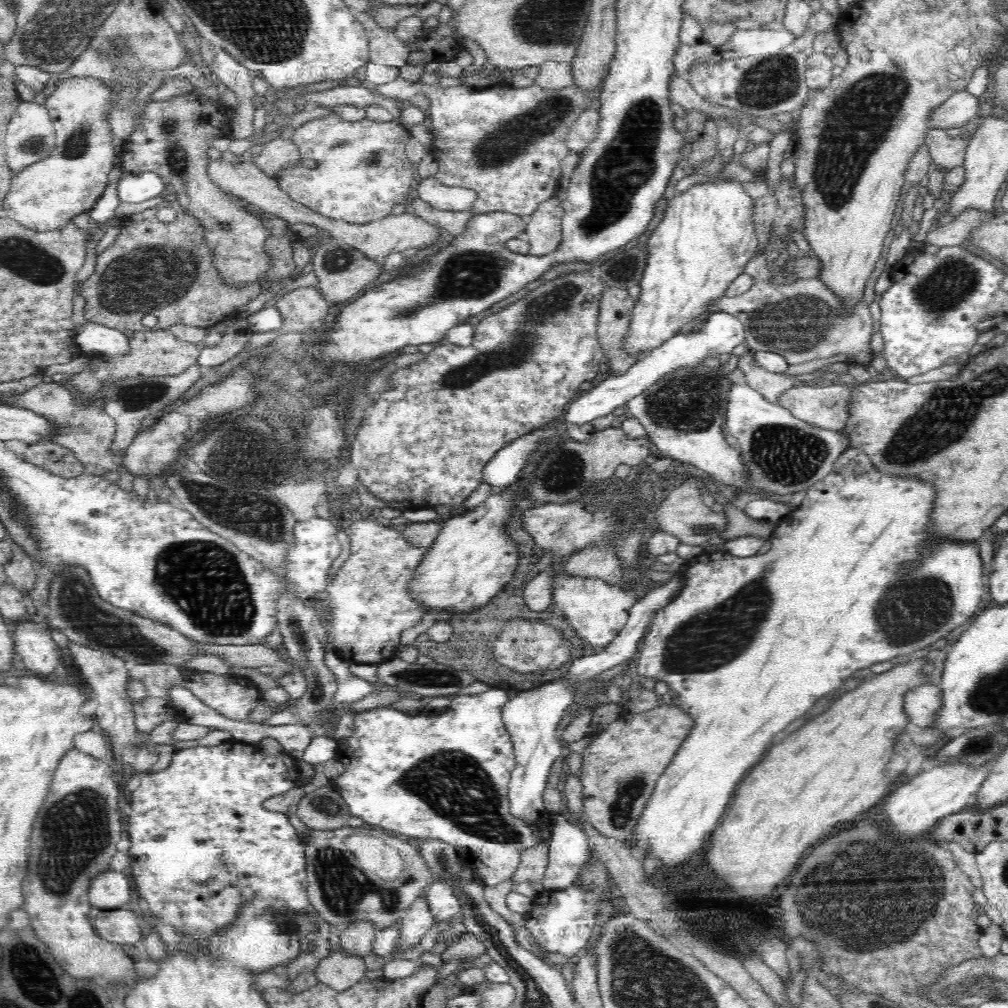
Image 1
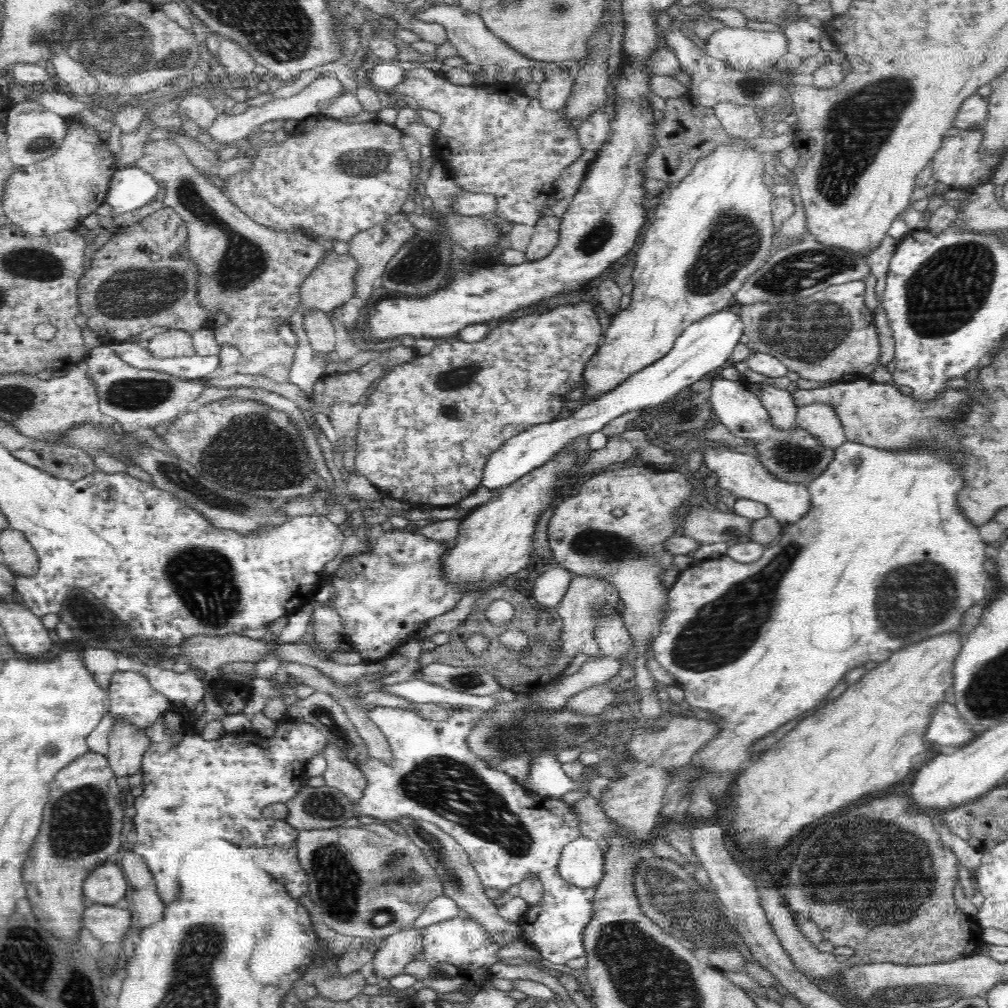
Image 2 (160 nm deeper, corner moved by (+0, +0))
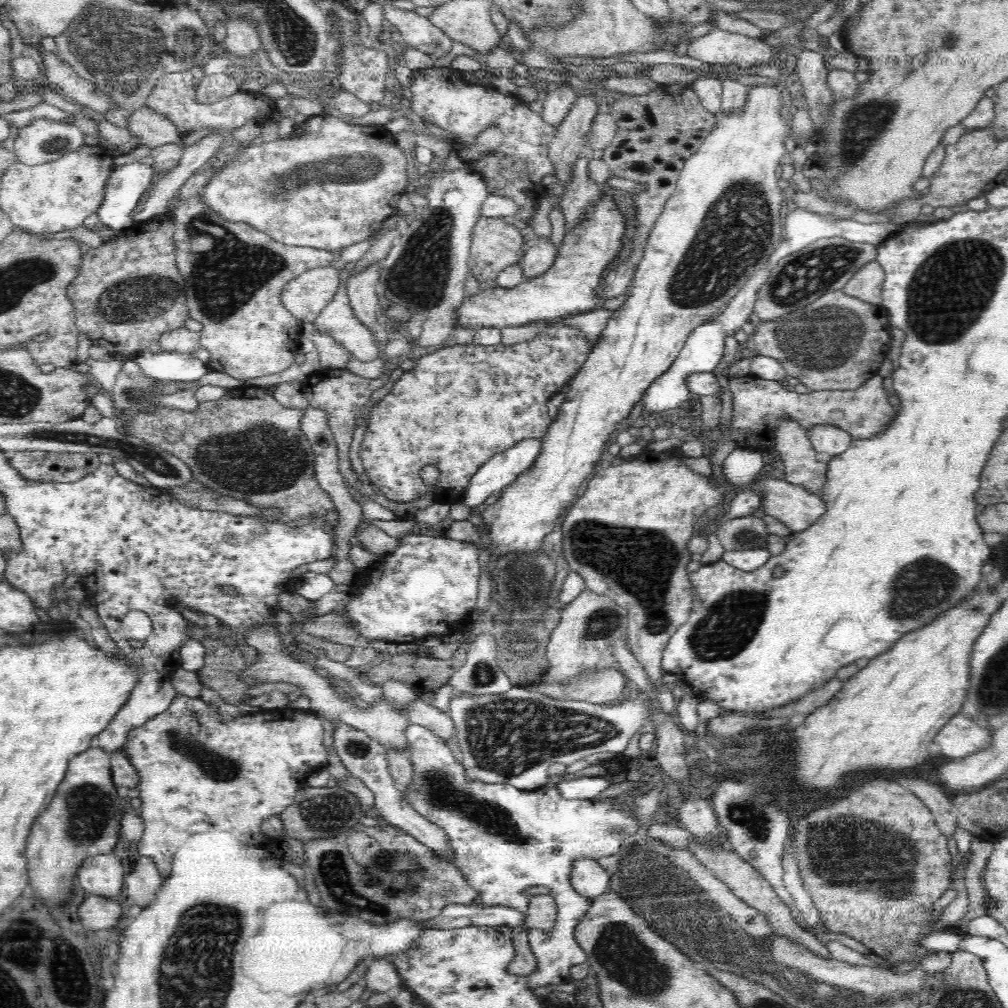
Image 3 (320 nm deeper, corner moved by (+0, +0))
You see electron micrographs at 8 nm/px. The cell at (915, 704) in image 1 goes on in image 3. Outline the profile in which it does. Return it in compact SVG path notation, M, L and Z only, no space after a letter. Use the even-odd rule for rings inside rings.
M958 714L942 726L933 742L938 742L942 754L952 759L990 749L992 738L991 728L981 728L975 718L968 719Z

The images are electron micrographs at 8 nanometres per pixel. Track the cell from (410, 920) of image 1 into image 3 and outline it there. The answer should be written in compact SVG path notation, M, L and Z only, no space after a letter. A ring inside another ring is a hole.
M392 957L371 960L363 984L368 992L388 992L390 988L401 985L400 975L391 963Z

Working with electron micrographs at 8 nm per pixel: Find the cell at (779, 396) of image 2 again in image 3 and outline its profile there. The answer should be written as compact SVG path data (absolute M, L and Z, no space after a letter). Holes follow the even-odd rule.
M782 416L782 422L776 424L774 439L776 439L774 448L780 453L780 462L784 468L784 476L786 477L784 481L792 485L803 486L808 492L820 495L824 484L826 484L826 463L820 464L820 460L816 458L817 452L810 442L807 429L800 426L799 422Z

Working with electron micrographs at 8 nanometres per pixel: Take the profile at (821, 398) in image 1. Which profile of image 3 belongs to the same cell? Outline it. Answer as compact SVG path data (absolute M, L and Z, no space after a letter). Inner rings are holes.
M820 424L807 431L810 442L818 453L826 453L832 458L850 448L851 436L845 430L831 424Z

